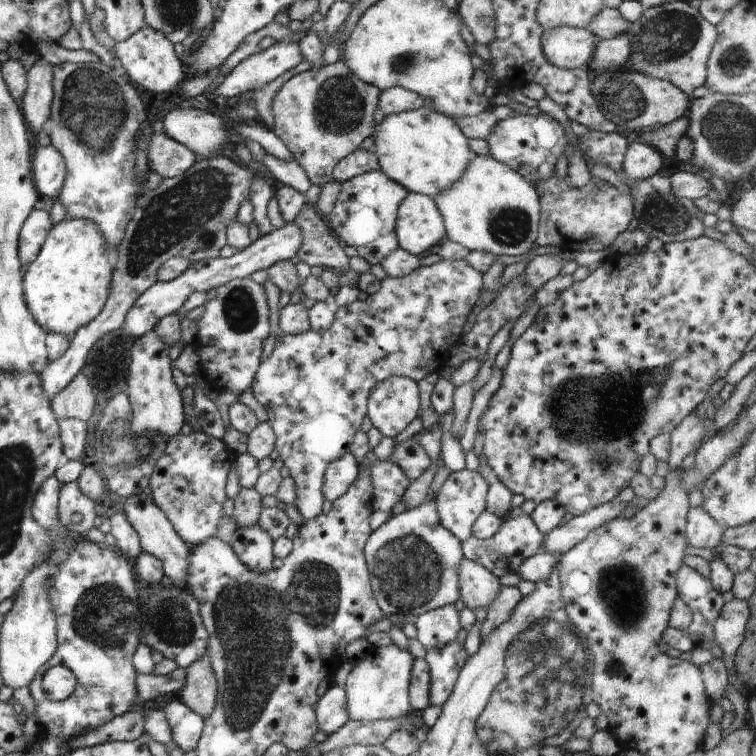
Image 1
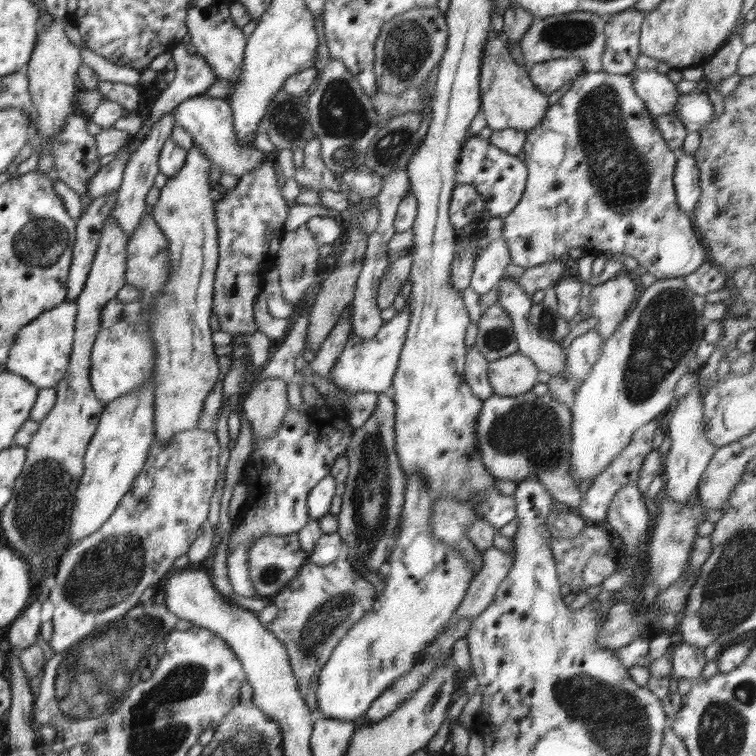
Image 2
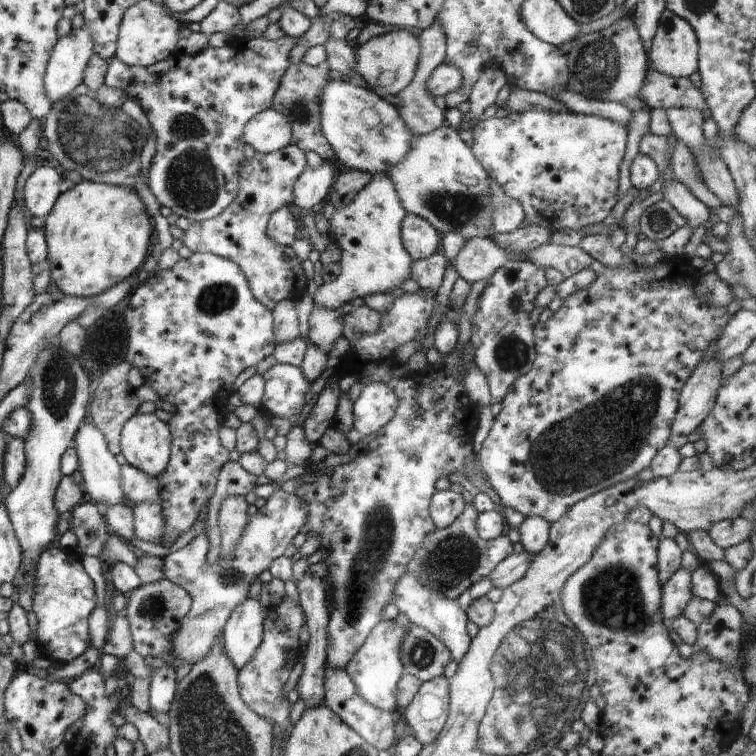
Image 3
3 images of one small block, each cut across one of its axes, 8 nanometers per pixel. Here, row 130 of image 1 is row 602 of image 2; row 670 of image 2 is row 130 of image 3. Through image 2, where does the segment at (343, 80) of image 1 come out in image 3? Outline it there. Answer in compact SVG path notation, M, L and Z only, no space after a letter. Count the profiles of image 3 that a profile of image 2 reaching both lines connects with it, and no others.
M302 62L291 64L282 75L280 84L273 96L272 109L283 114L292 129L291 143L299 146L305 153L316 152L324 161L335 162L336 156L330 143L324 138L320 128L319 94L328 79L328 64L311 67Z

